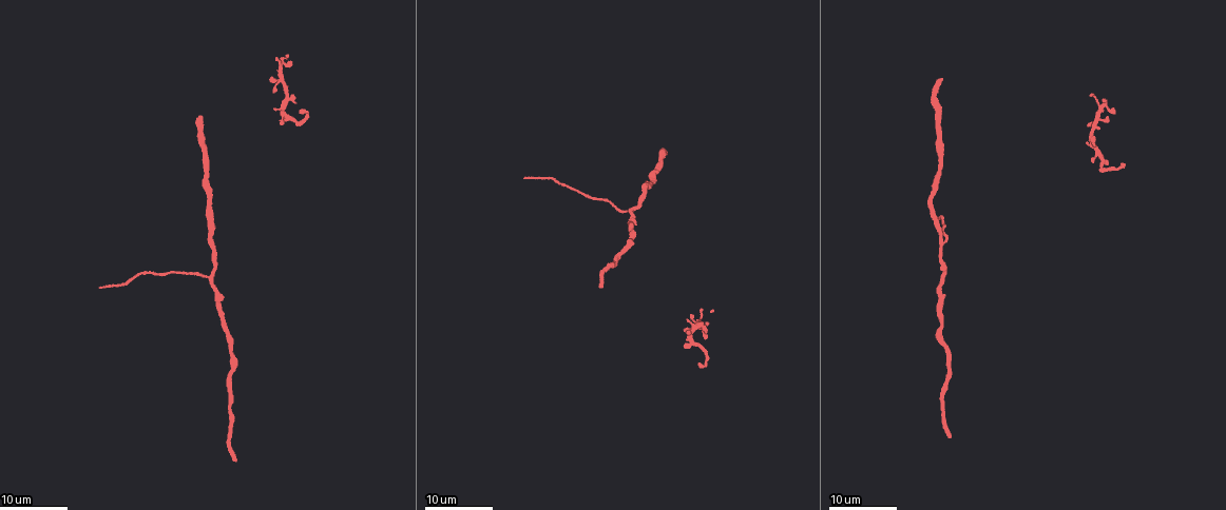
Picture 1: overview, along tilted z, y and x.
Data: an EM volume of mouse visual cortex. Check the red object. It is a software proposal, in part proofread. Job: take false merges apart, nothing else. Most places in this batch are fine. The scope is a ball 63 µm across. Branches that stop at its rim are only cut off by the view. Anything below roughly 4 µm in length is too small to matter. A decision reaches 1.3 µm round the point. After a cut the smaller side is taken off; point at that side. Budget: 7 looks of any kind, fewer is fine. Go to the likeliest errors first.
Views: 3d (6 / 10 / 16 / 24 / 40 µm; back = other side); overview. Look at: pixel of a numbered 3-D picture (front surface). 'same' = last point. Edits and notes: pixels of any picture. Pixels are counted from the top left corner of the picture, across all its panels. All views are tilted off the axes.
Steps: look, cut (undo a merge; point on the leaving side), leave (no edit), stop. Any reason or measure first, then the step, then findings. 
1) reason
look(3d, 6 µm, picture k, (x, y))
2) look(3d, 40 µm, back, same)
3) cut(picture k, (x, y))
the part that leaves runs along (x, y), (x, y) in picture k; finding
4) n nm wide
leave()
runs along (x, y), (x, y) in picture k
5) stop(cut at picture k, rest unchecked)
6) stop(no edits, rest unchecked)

three-way junction
look(3d, 24 µm, picture 1, (282, 107))

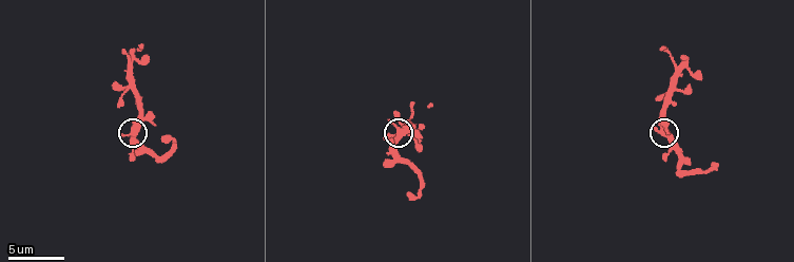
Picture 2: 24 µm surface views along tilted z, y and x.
look(3d, 10 µm, picture 2, (132, 130))

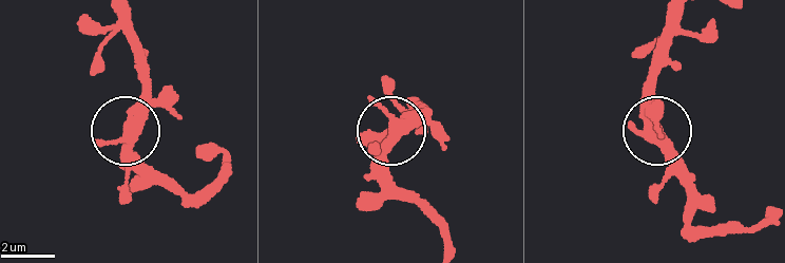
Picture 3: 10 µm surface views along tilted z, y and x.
zoom in
look(3d, 6 µm, picture 3, (395, 132))

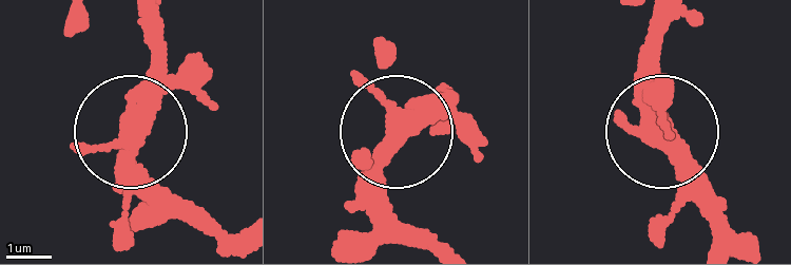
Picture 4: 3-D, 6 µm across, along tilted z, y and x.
380 nm wide
leave()
continuous, no second neuron

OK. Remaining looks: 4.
a fork
look(3d, 16 µm, picture 1, (211, 278))

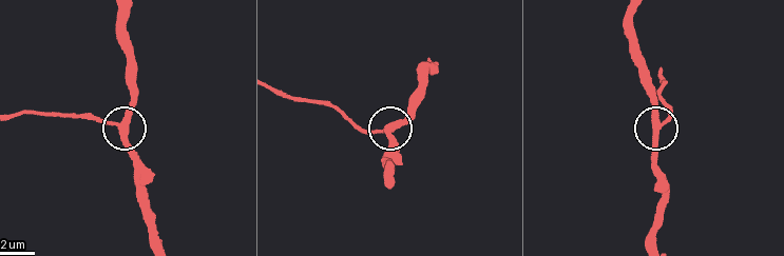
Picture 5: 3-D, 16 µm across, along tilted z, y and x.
look(3d, 6 µm, picture 5, (658, 127))

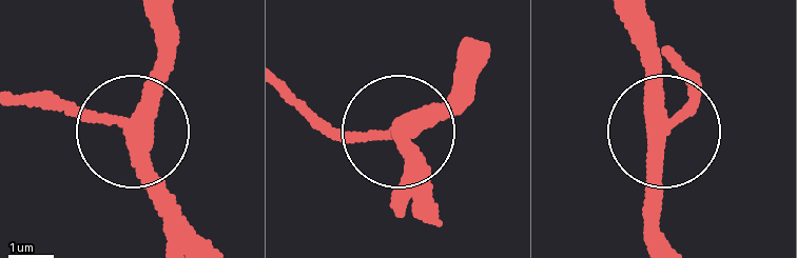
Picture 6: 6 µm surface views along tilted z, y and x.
leave()
runs along (156, 22), (142, 117), (79, 119), (39, 98) in picture 6; all the same neuron

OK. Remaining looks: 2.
look(3d, 24 µm, picture 1, (207, 158))

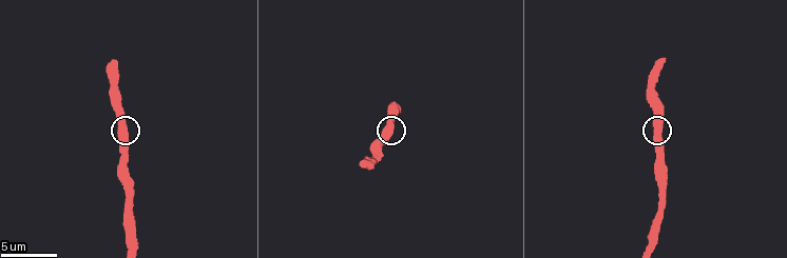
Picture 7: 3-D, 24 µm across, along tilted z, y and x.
look(3d, 6 µm, picture 7, (122, 125))

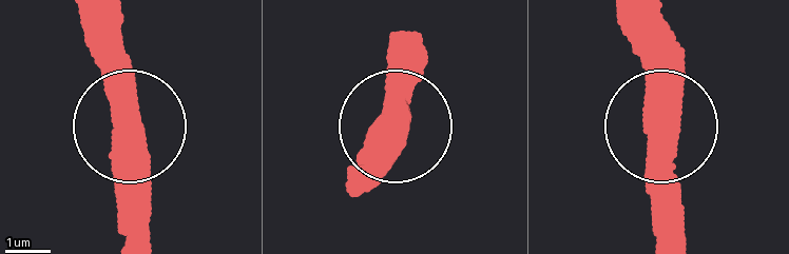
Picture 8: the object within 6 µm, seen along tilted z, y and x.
side arm 33 µm
leave()
runs along (141, 237), (141, 141), (114, 21) in picture 8; all the same neuron

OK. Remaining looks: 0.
stop(no edits, rest unchecked)

